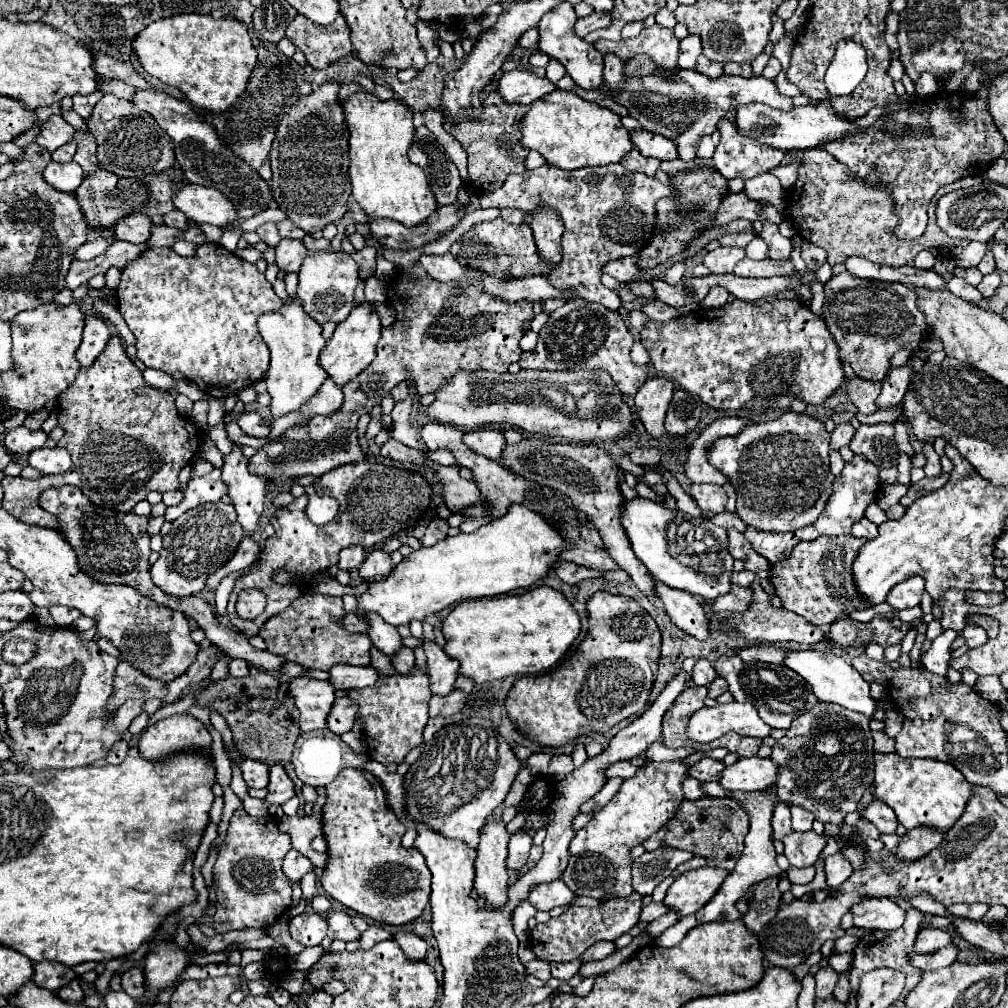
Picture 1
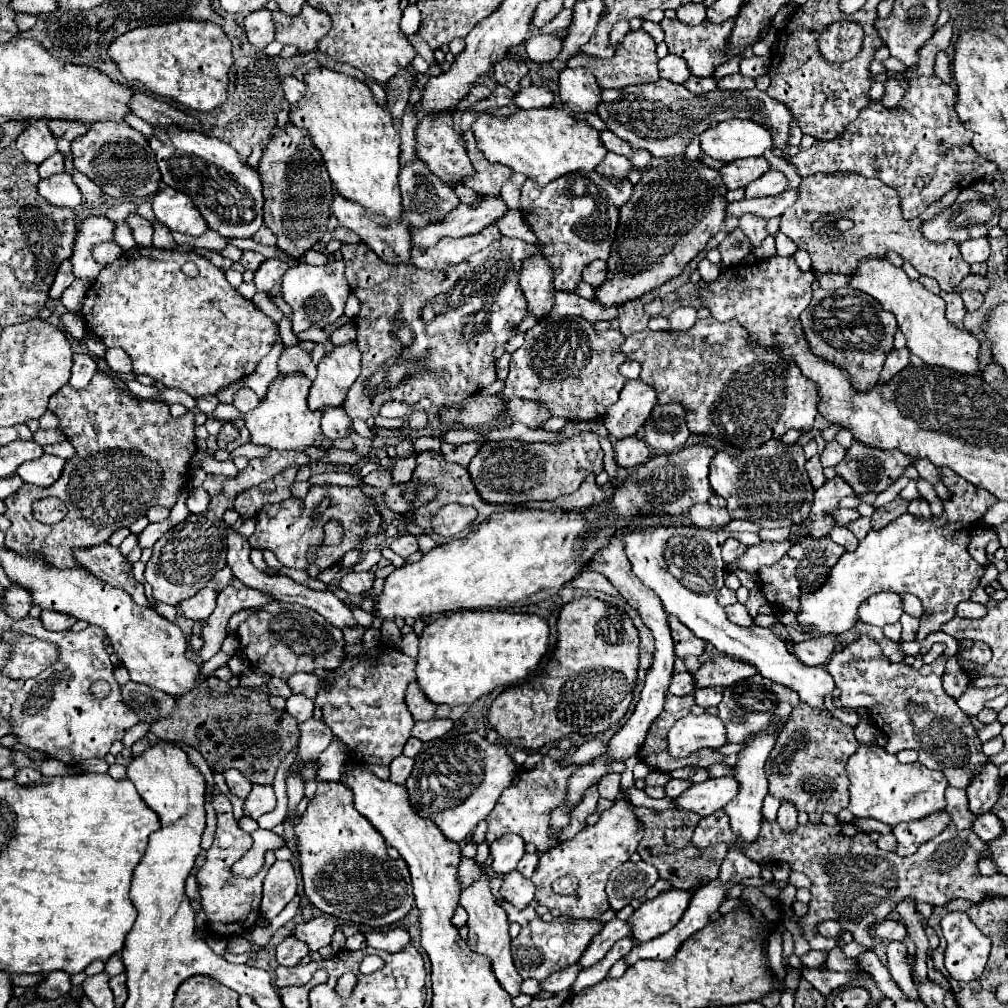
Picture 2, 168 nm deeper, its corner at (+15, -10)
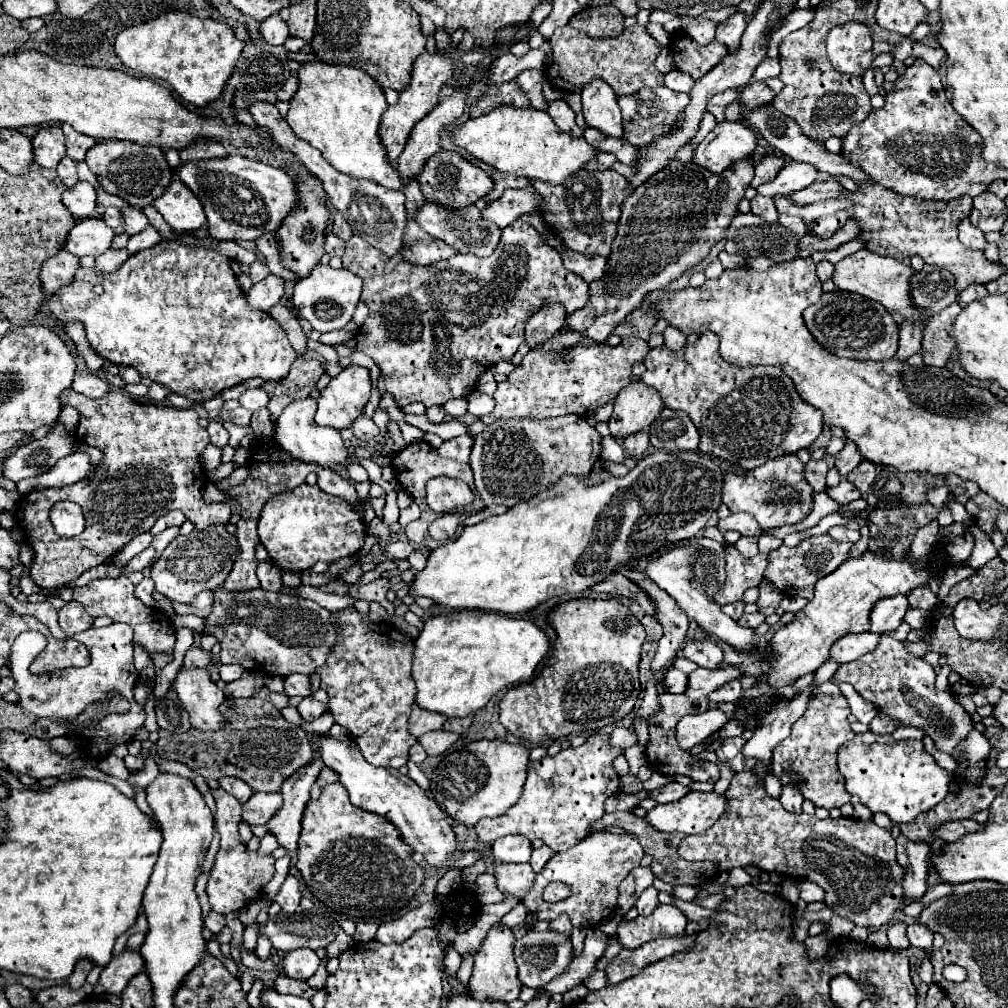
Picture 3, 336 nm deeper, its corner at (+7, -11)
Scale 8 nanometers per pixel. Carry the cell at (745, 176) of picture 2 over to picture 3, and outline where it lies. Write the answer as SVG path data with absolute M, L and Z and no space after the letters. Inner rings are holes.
M765 155L759 163L755 163L755 177L751 181L751 187L759 187L761 183L767 183L767 181L773 181L775 175L779 173L779 169L783 167L783 159L781 157L775 157L775 155Z

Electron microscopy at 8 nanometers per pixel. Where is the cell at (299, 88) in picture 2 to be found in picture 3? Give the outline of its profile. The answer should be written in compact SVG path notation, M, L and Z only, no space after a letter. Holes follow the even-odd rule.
M291 75L291 77L285 81L285 85L277 91L277 97L279 97L281 101L289 101L289 99L297 93L297 83L299 83L297 75Z

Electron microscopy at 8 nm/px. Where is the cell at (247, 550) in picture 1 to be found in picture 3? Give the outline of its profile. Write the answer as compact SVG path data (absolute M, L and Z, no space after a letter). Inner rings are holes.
M203 591L201 595L195 597L193 603L173 603L173 609L177 611L177 615L197 615L197 617L207 617L213 609L215 603L215 591Z

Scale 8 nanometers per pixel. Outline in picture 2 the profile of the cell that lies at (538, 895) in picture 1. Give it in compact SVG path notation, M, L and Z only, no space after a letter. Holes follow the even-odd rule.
M517 870L503 876L501 884L501 896L511 902L515 908L523 910L533 900L533 882L525 876L521 876Z

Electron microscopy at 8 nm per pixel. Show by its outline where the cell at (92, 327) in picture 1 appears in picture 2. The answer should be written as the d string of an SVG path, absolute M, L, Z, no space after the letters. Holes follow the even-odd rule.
M77 354L77 356L73 356L73 368L71 368L69 384L73 388L81 390L81 388L85 388L91 382L95 372L97 372L95 360L91 356L87 356L87 354Z

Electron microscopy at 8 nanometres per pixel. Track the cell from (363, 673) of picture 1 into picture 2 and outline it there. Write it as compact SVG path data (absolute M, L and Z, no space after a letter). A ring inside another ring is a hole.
M293 674L287 678L287 684L293 694L303 694L313 700L317 696L317 688L321 686L321 678L315 674Z

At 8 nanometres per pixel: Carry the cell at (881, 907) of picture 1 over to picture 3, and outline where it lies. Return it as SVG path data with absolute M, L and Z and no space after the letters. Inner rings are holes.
M913 923L907 927L907 939L915 949L929 949L933 943L933 933L925 925Z

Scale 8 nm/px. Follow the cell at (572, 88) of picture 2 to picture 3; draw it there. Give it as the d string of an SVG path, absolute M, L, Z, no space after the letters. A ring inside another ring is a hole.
M593 79L581 89L583 99L583 115L589 127L597 127L605 135L621 137L621 109L617 105L617 95L613 95L611 87L603 79Z

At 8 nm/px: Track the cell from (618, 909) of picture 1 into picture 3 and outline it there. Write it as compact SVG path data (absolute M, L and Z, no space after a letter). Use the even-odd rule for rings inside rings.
M529 929L527 935L523 939L517 939L515 943L515 963L519 967L519 979L525 987L541 989L545 983L561 975L565 967L569 967L571 959L573 959L573 945L569 935L553 929L545 929L545 931Z

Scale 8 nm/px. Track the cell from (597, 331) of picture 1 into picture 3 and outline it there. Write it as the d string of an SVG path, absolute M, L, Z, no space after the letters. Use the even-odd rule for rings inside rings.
M569 327L557 331L557 335L553 335L553 339L547 339L545 343L541 343L541 347L535 347L533 351L529 351L523 361L515 367L515 371L509 375L509 379L505 383L499 383L497 391L495 391L495 409L483 417L483 421L495 423L497 419L553 419L553 417L563 417L563 415L581 415L581 417L589 417L595 413L595 409L607 405L609 401L613 401L617 397L617 391L625 385L631 383L631 367L637 361L643 361L645 355L649 353L649 343L639 339L639 337L623 337L621 343L617 347L609 345L609 343L593 343L593 339L589 339L585 333L581 331L573 331Z

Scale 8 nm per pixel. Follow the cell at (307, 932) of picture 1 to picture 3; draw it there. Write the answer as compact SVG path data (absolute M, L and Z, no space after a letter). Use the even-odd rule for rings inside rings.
M313 949L287 951L283 959L283 971L293 979L309 979L319 967L319 957Z

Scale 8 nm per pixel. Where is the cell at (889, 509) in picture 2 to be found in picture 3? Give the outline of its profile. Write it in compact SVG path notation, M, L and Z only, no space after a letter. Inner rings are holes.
M931 503L905 505L893 509L875 509L869 513L869 549L887 557L903 557L919 527L937 519Z

